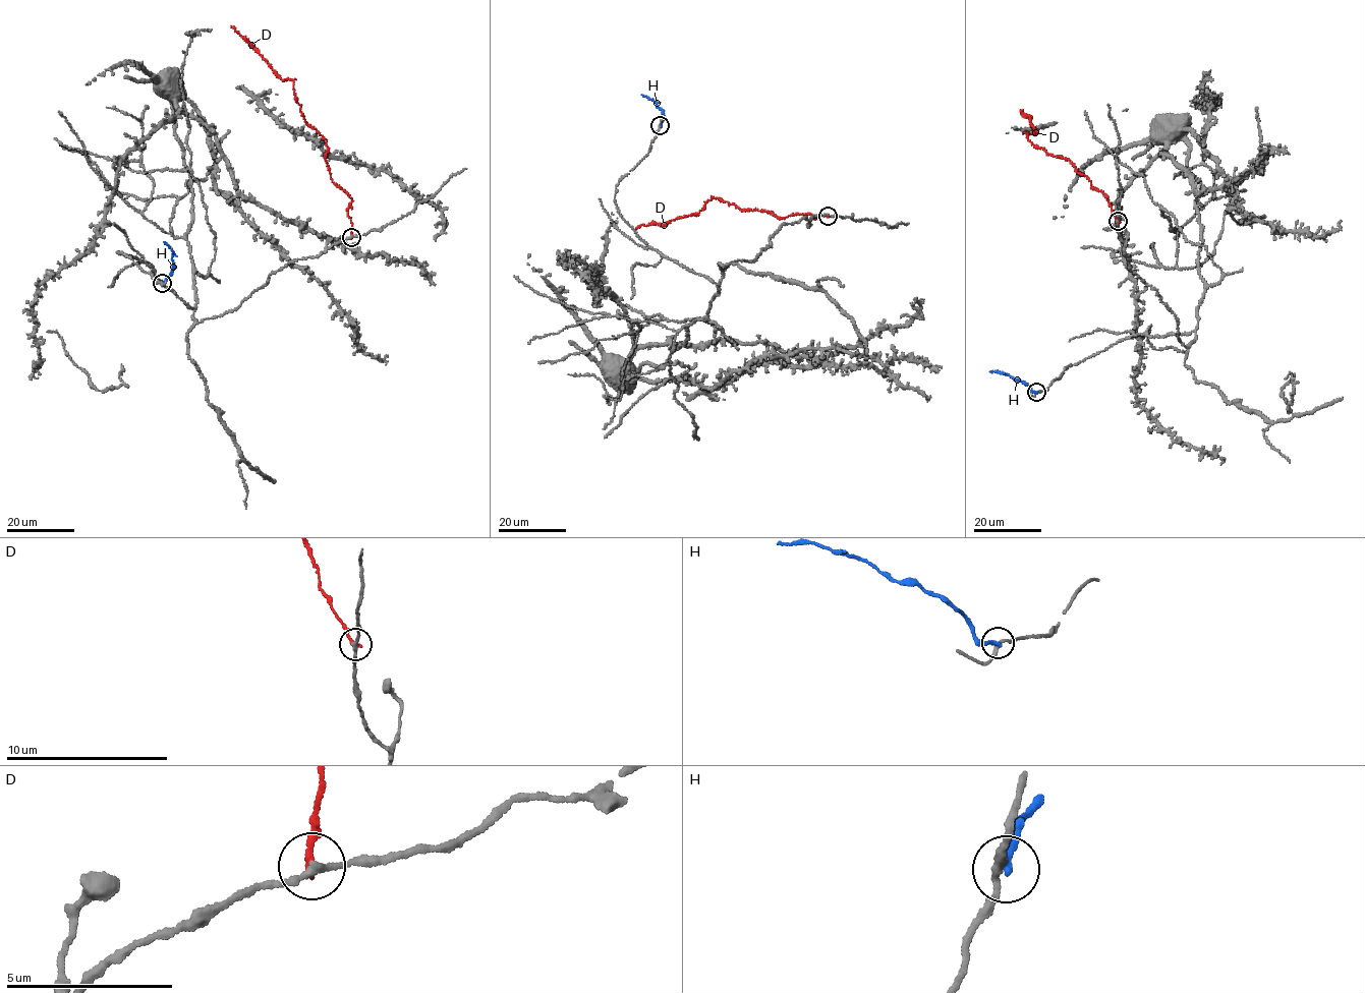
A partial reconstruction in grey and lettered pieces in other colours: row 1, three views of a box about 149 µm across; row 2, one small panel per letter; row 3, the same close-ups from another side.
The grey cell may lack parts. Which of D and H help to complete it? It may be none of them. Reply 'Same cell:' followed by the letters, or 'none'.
Same cell: none

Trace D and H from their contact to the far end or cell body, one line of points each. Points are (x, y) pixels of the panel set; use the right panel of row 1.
D: (1118, 221), (1108, 200), (1073, 163), (1027, 138), (1036, 131), (1022, 109)
H: (1035, 392), (1008, 374), (989, 371)

